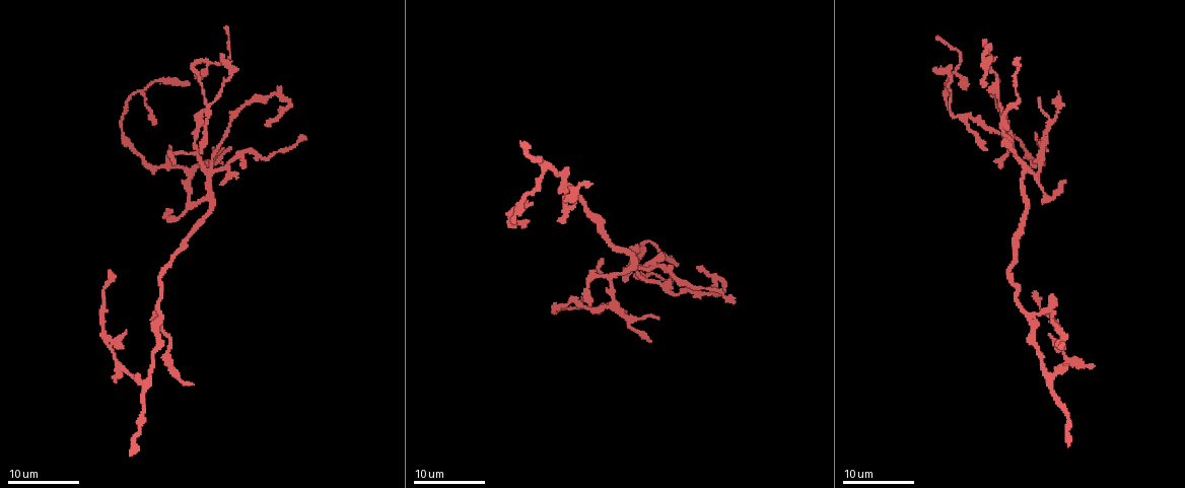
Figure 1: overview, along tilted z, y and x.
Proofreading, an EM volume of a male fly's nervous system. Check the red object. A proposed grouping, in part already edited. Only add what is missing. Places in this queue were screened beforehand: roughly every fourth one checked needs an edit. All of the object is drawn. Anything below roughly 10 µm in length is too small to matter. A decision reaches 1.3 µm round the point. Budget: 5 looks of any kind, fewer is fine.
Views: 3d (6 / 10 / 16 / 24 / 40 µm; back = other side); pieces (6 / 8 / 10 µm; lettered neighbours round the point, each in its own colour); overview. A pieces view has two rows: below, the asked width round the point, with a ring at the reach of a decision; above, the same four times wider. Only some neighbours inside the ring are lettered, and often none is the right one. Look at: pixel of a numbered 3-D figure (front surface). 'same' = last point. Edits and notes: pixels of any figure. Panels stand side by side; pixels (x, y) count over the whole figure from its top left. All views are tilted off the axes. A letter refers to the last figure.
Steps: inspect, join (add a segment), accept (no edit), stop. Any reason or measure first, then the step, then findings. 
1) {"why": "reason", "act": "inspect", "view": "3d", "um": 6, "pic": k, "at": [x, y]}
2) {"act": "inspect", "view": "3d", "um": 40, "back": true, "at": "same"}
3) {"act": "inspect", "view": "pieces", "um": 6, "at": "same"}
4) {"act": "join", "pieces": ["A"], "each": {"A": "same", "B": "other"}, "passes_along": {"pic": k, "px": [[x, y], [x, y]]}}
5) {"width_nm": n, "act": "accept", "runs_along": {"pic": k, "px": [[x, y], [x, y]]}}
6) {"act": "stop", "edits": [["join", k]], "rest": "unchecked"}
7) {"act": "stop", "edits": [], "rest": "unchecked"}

{"why": "branch stops here", "act": "inspect", "view": "pieces", "um": 10, "pic": 1, "at": [983, 87]}

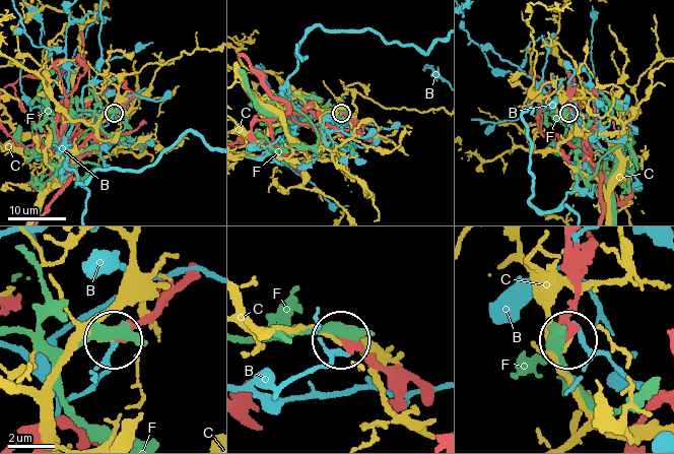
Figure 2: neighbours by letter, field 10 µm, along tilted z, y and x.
{"act": "accept", "each": {"B": "other", "C": "other", "F": "other"}, "runs_along": {"pic": 2, "px": [[422, 395], [341, 342]]}, "found": "none of them fits"}

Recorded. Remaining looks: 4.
{"why": "free end", "act": "inspect", "view": "3d", "um": 10, "pic": 1, "at": [656, 317]}

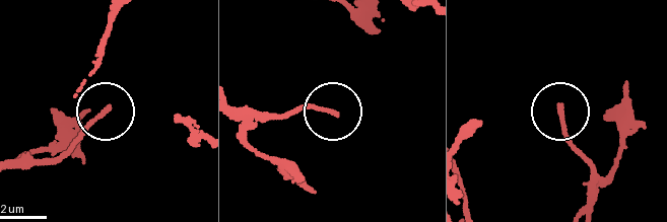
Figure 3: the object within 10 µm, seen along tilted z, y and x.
{"act": "inspect", "view": "pieces", "um": 10, "pic": 3, "at": [562, 108]}

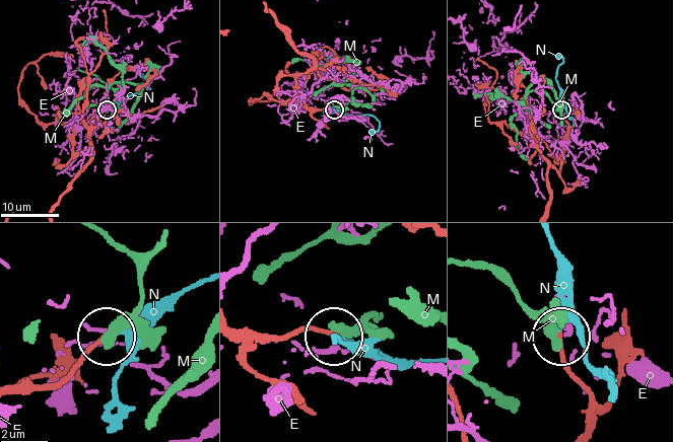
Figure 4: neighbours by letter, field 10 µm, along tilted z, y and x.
{"act": "join", "pieces": ["N"], "each": {"E": "other", "M": "other", "N": "same"}, "passes_along": {"pic": 4, "px": [[592, 400], [564, 353], [556, 263], [548, 240]]}, "found": "the neuron continues"}

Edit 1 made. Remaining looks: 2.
{"why": "free end", "act": "inspect", "view": "3d", "um": 10, "pic": 1, "at": [1067, 446]}

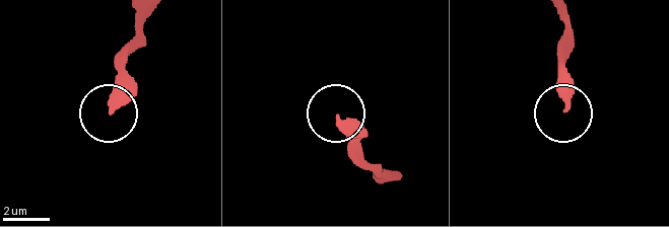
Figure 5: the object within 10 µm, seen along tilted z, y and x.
{"act": "inspect", "view": "pieces", "um": 6, "pic": 5, "at": [337, 121]}

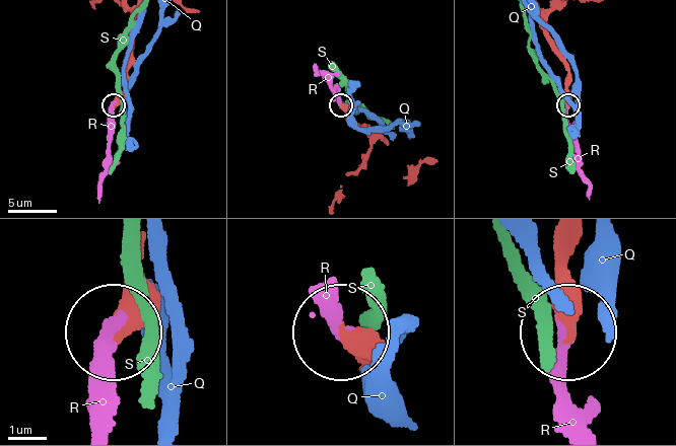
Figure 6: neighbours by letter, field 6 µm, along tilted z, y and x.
{"width_nm": 340, "act": "join", "pieces": ["R"], "each": {"Q": "other", "R": "same", "S": "other"}, "passes_along": {"pic": 6, "px": [[563, 242], [567, 424]]}, "found": "the neuron continues"}

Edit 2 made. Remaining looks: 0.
{"act": "stop", "edits": [["join", 4], ["join", 6]], "rest": "unchecked"}

